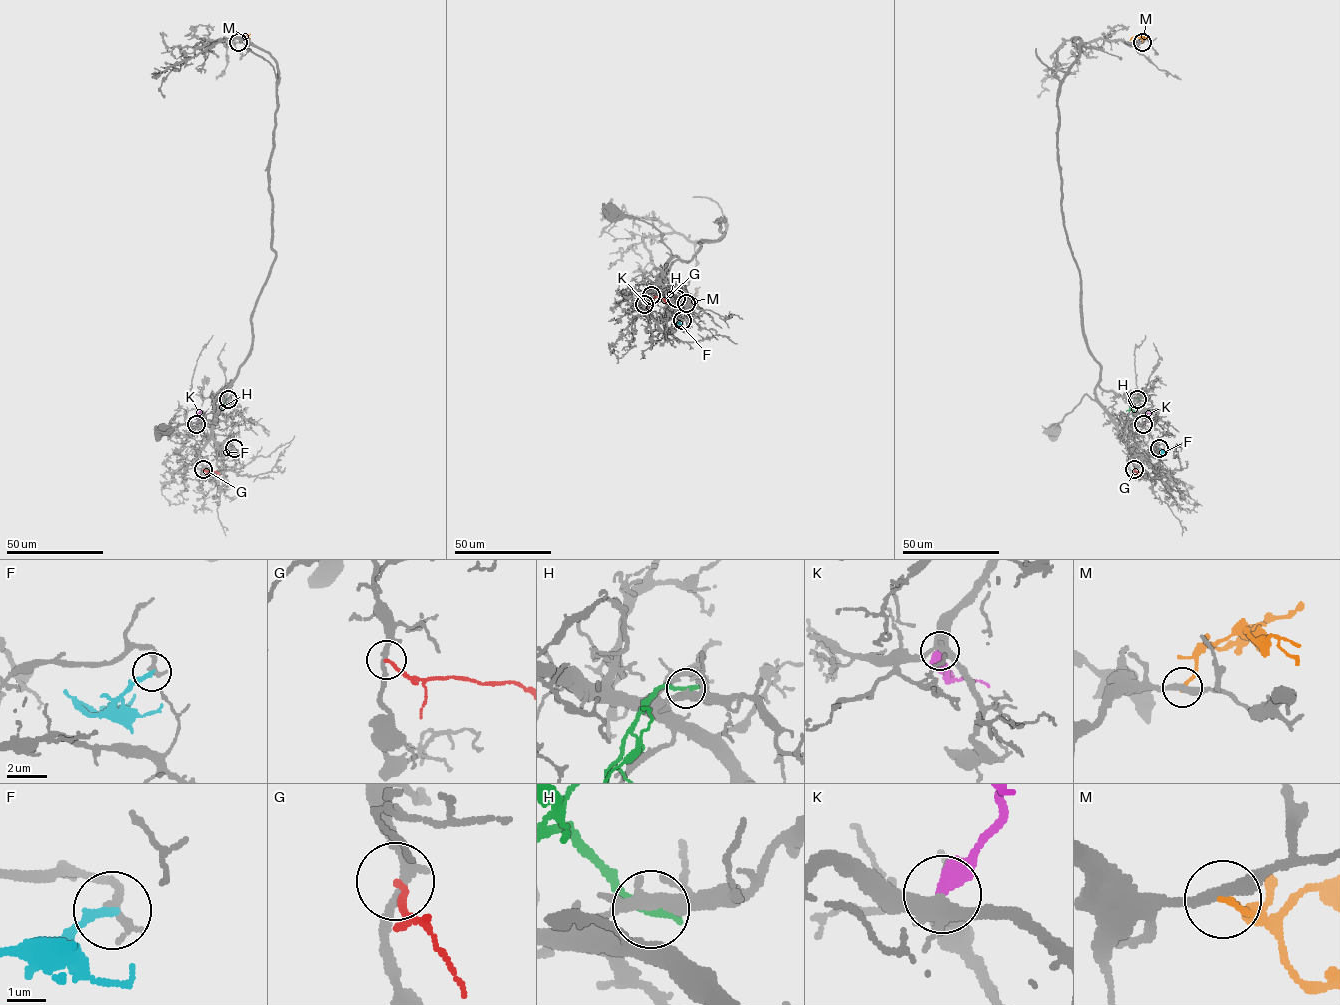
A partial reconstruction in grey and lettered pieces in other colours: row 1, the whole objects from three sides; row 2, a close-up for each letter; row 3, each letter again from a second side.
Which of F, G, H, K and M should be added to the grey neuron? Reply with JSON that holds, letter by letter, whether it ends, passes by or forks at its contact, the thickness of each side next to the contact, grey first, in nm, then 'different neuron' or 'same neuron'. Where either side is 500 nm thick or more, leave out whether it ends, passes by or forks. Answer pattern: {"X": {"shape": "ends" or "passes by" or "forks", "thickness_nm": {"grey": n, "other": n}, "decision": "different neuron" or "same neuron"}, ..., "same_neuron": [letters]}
{"F": {"shape": "ends", "thickness_nm": {"grey": 280, "other": 220}, "decision": "different neuron"}, "G": {"shape": "ends", "thickness_nm": {"grey": 200, "other": 160}, "decision": "different neuron"}, "H": {"shape": "ends", "thickness_nm": {"grey": 300, "other": 280}, "decision": "different neuron"}, "K": {"shape": "ends", "thickness_nm": {"grey": 380, "other": 480}, "decision": "same neuron"}, "M": {"shape": "ends", "thickness_nm": {"grey": 340, "other": 150}, "decision": "different neuron"}, "same_neuron": ["K"]}

